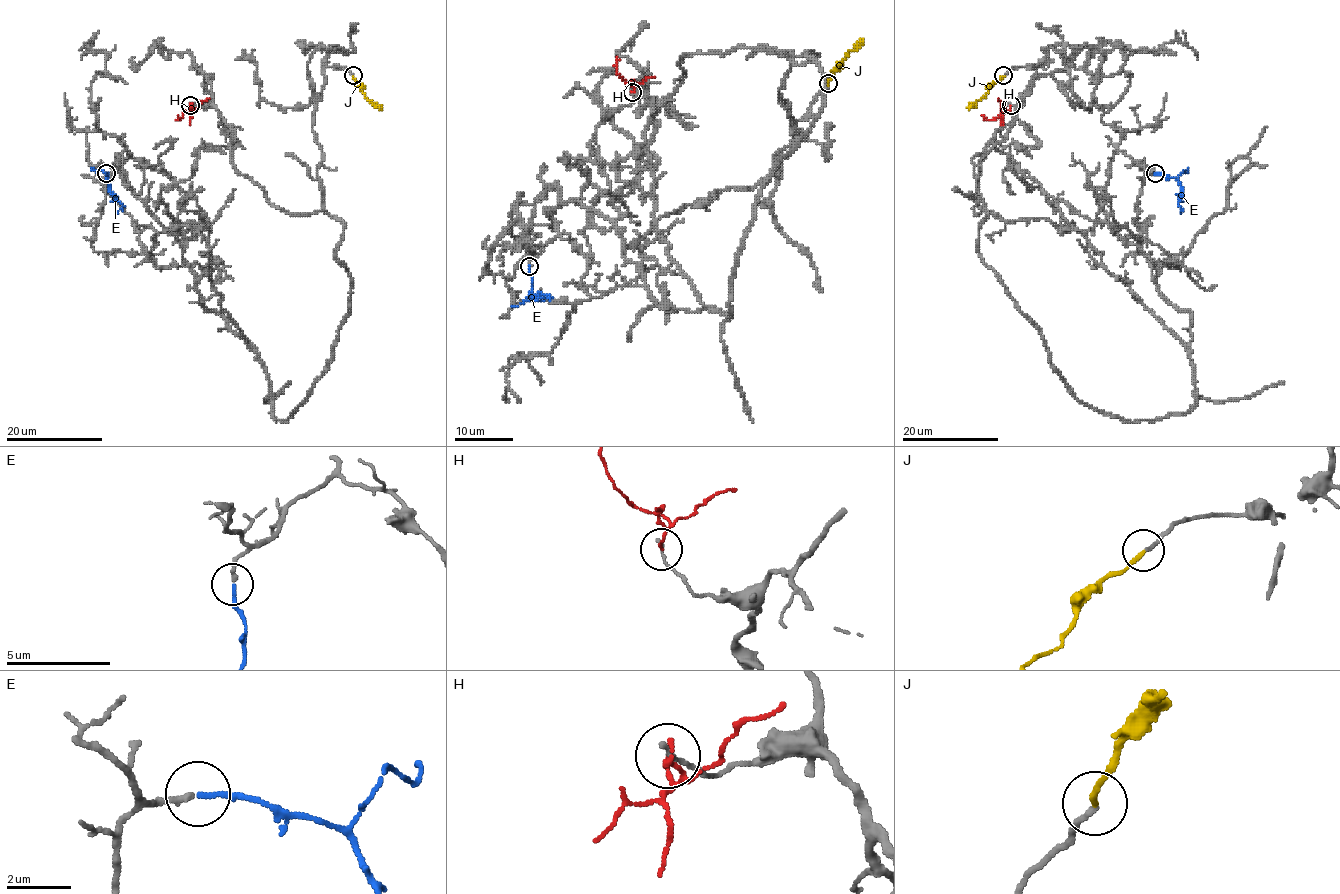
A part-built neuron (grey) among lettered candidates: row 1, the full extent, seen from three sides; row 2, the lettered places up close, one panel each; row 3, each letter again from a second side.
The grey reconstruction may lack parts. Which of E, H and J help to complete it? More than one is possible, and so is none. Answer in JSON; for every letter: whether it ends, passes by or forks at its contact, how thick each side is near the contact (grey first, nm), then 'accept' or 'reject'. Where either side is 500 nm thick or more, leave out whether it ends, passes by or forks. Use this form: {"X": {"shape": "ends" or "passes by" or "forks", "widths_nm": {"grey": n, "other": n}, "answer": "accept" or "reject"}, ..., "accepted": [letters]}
{"E": {"shape": "ends", "widths_nm": {"grey": 190, "other": 160}, "answer": "accept"}, "H": {"shape": "ends", "widths_nm": {"grey": 160, "other": 110}, "answer": "reject"}, "J": {"shape": "ends", "widths_nm": {"grey": 160, "other": 180}, "answer": "accept"}, "accepted": ["E", "J"]}

